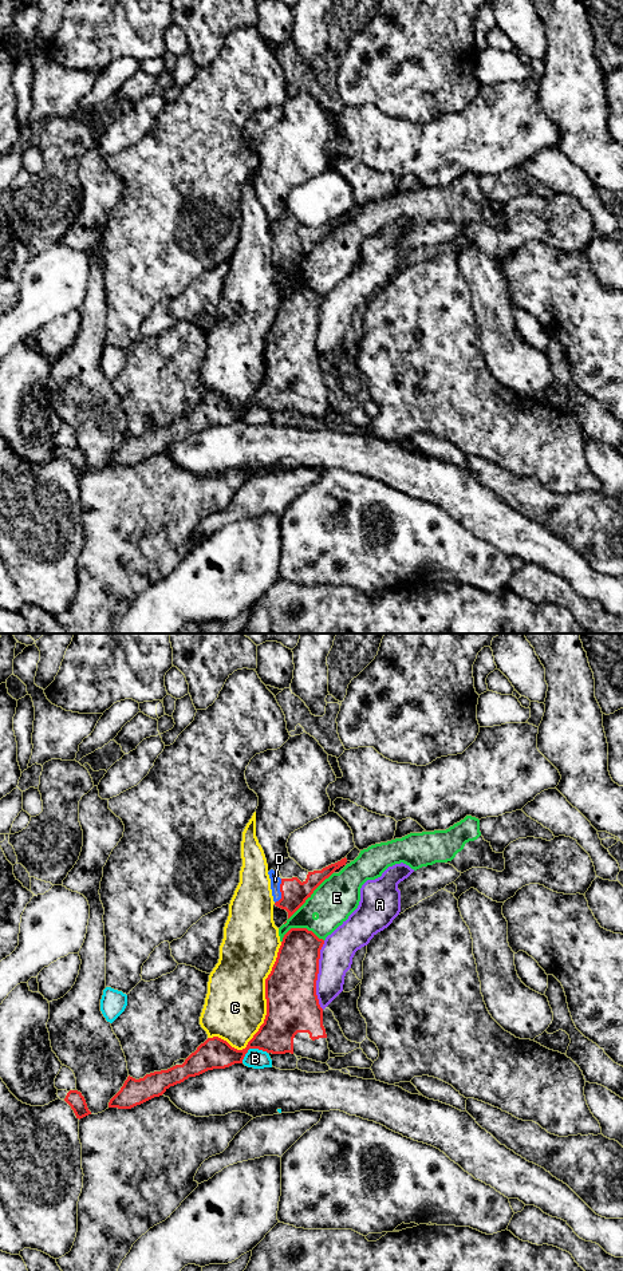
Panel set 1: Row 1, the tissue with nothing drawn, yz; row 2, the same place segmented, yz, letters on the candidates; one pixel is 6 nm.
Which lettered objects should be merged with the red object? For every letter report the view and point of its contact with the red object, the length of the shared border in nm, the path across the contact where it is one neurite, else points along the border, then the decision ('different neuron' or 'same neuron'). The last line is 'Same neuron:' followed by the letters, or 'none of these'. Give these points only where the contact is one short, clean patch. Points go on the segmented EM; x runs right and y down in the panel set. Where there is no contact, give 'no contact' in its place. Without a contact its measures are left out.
A: contact yz (316, 975); length 420 nm; different neuron
B: contact yz (251, 1048); length 170 nm; border yz (267, 1052), (249, 1049), (241, 1062); different neuron
C: contact yz (267, 1013); length 750 nm; different neuron
D: contact yz (280, 891); length 160 nm; way yz (294, 892), (280, 891), (275, 880); same neuron
E: contact yz (310, 896); length 400 nm; different neuron
Same neuron: D

